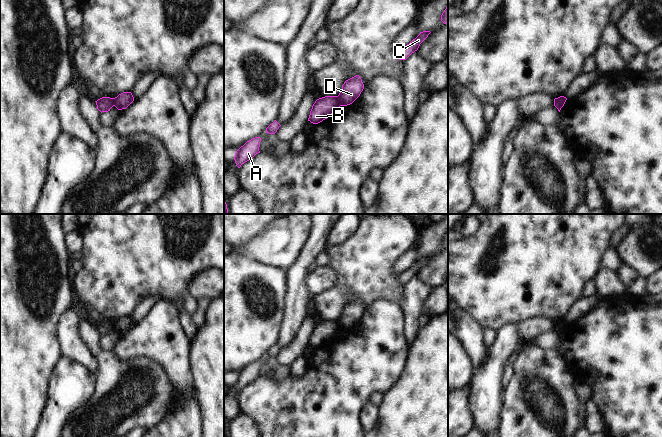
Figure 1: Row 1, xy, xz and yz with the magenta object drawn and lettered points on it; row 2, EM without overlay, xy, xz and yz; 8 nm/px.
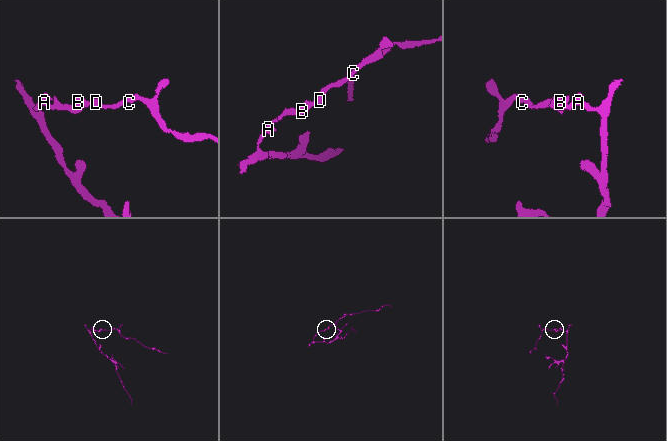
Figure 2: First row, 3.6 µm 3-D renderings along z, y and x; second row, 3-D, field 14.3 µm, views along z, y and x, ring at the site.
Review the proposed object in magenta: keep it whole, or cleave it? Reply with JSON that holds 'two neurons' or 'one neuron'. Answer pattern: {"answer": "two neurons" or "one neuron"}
{"answer": "two neurons"}

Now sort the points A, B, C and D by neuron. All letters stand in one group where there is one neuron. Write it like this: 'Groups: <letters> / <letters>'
Groups: A B / C D.

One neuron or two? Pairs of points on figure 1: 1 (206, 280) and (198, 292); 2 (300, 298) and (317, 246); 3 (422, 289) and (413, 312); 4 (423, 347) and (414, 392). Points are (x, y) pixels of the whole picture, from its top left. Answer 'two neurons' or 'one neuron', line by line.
1: one neuron
2: one neuron
3: one neuron
4: one neuron

